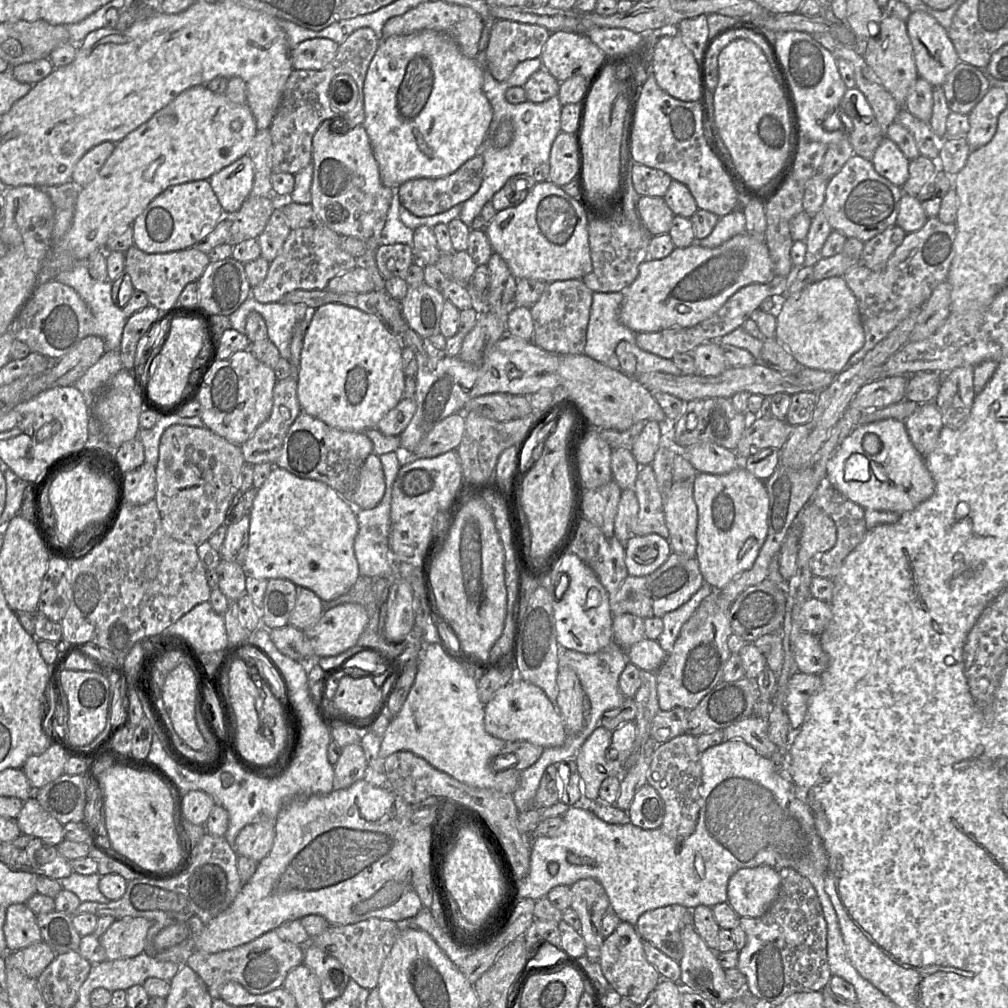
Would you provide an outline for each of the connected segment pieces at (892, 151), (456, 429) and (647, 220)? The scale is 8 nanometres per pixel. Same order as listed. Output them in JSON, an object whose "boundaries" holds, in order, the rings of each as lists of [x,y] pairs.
{"boundaries":[[[[885,137],[871,160],[875,171],[892,184],[902,188],[909,177],[910,160],[899,147]]],[[[454,413],[438,424],[421,440],[413,452],[415,458],[433,458],[459,446],[465,429],[464,413]]],[[[640,196],[637,210],[642,223],[652,236],[666,234],[670,231],[674,213],[663,197]]]]}

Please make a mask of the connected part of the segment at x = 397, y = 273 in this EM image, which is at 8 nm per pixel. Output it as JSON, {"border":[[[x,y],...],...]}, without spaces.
{"border":[[[396,243],[380,245],[376,251],[376,263],[382,277],[405,279],[408,268],[415,262],[413,247]]]}

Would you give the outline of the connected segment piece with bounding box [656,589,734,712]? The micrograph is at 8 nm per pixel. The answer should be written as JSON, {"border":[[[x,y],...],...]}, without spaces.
{"border":[[[714,589],[701,601],[688,621],[682,626],[672,652],[656,672],[659,711],[670,711],[676,707],[691,711],[717,684],[722,682],[724,667],[731,656],[727,642],[728,638],[733,635],[729,621],[729,609],[734,601],[729,604],[728,608],[721,607],[718,604],[721,599],[718,593],[719,589]]]}

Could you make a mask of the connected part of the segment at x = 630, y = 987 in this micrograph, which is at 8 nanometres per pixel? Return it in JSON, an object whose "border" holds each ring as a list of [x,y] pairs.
{"border":[[[621,921],[614,932],[604,939],[599,963],[612,989],[622,998],[629,999],[637,1006],[646,1001],[662,979],[658,970],[647,960],[643,949],[643,939],[635,925],[626,921]]]}

